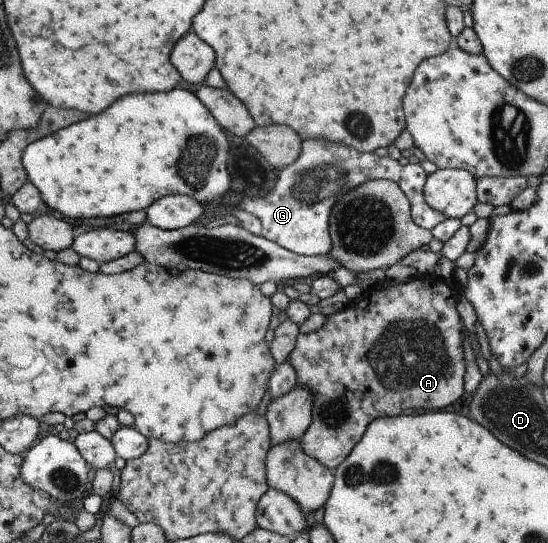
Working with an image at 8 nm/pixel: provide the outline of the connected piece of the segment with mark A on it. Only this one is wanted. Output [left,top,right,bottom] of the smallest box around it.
[286,274,465,470]

